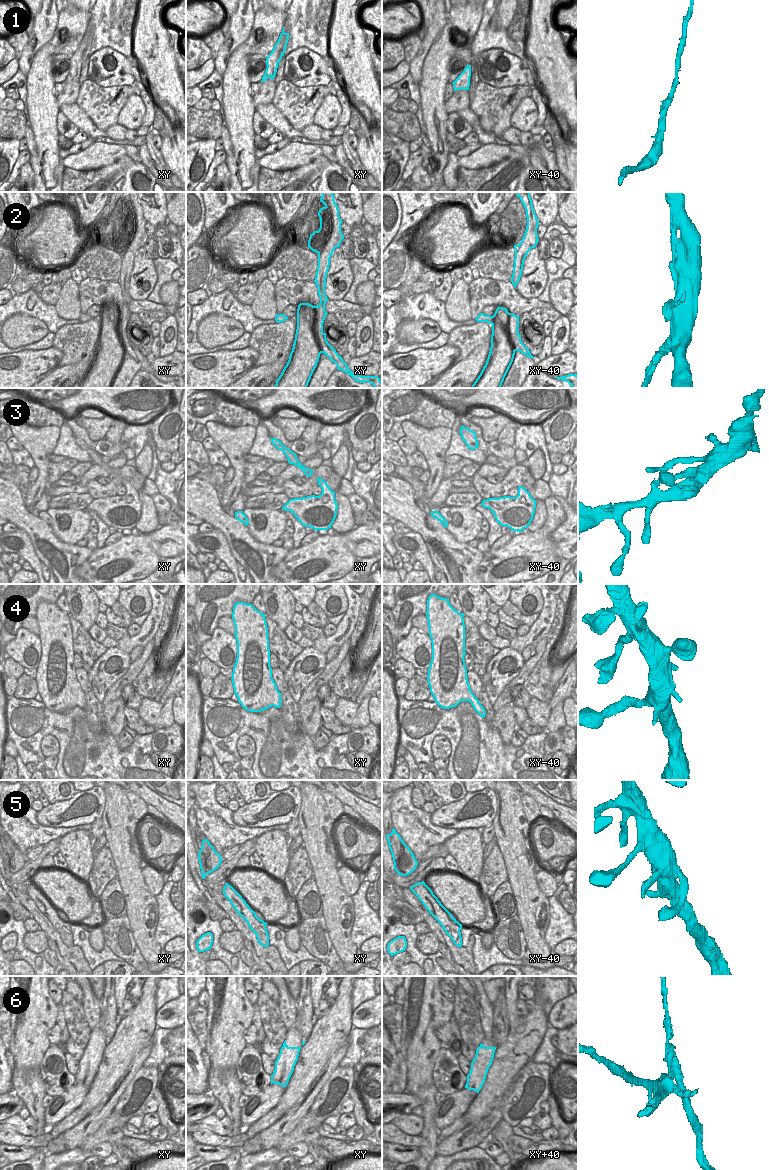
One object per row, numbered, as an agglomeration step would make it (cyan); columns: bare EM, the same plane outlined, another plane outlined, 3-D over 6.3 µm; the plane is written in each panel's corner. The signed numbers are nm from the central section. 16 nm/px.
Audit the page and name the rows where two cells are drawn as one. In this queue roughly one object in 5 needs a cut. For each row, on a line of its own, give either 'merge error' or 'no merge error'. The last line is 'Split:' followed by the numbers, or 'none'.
1: no merge error
2: no merge error
3: no merge error
4: no merge error
5: no merge error
6: merge error
Split: 6

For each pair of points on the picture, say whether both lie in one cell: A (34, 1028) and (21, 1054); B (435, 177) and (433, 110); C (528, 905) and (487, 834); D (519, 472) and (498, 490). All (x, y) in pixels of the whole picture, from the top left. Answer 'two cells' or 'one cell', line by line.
A: one cell
B: one cell
C: two cells
D: one cell

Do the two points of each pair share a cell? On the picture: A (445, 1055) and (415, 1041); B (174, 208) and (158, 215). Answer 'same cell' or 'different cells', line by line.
A: different cells
B: different cells

